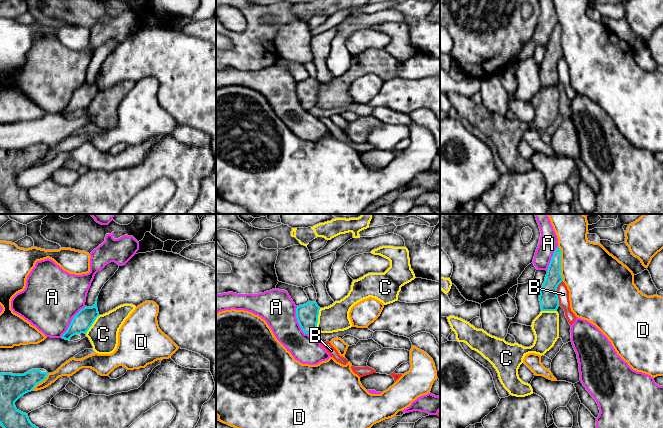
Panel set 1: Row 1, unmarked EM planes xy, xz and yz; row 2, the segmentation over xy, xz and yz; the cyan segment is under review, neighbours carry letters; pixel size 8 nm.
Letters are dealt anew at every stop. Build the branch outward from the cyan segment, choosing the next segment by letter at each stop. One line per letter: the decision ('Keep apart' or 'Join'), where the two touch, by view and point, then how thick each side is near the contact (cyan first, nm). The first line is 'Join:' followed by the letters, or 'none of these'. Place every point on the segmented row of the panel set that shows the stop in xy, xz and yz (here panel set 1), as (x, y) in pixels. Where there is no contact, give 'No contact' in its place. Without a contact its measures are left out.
Join: C
A: Keep apart. Touches cyan at xy (71, 321). Thickness 160 nm (cyan) against 460 nm
B: Keep apart. Touches cyan at yz (556, 292). Thickness 150 nm (cyan) against 100 nm
C: Join. Touches cyan at xz (317, 319). Thickness 180 nm (cyan) against 220 nm
D: Keep apart. Touches cyan at yz (560, 263). Thickness 140 nm (cyan) against 440 nm

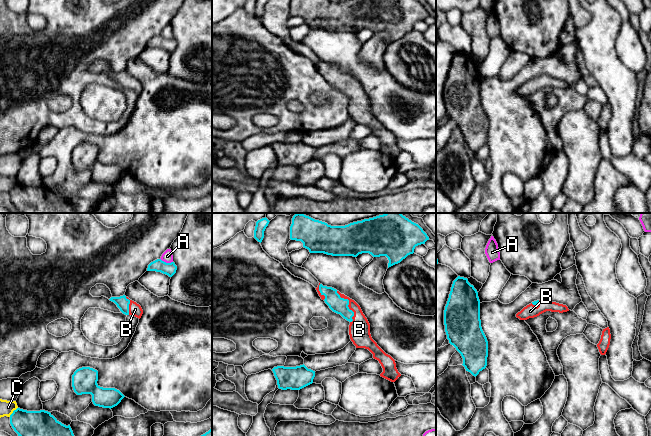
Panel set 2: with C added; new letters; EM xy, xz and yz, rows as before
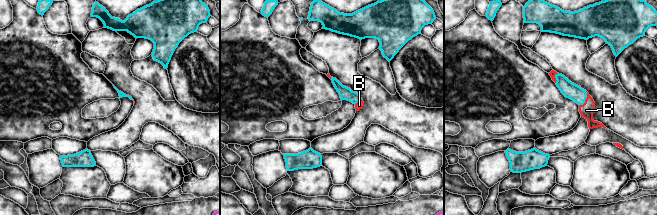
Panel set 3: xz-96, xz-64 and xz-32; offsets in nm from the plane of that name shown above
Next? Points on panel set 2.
Join: B
A: Keep apart. Touches cyan at xy (165, 262). Thickness 100 nm (cyan) against 90 nm
B: Join. Touches cyan at xz (348, 304). Thickness 130 nm (cyan) against 180 nm
C: Keep apart. Touches cyan at xy (13, 412). Thickness 200 nm (cyan) against 110 nm

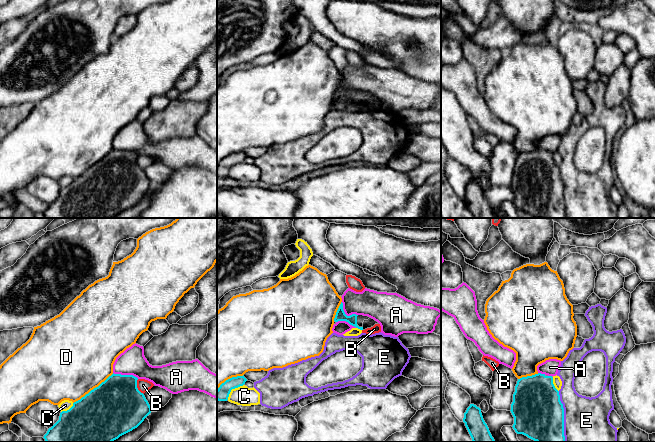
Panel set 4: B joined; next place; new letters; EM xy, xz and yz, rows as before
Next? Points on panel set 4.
Join: none of these
A: Keep apart. Touches cyan at xy (126, 375). Thickness 420 nm (cyan) against 220 nm
B: Keep apart. Touches cyan at xy (136, 387). Thickness 440 nm (cyan) against 100 nm
C: Keep apart. Touches cyan at xz (232, 388). Thickness 110 nm (cyan) against 150 nm
D: Keep apart. Touches cyan at xy (94, 388). Thickness 440 nm (cyan) against 500 nm
E: Keep apart. Touches cyan at yz (563, 416). Thickness 400 nm (cyan) against 380 nm

